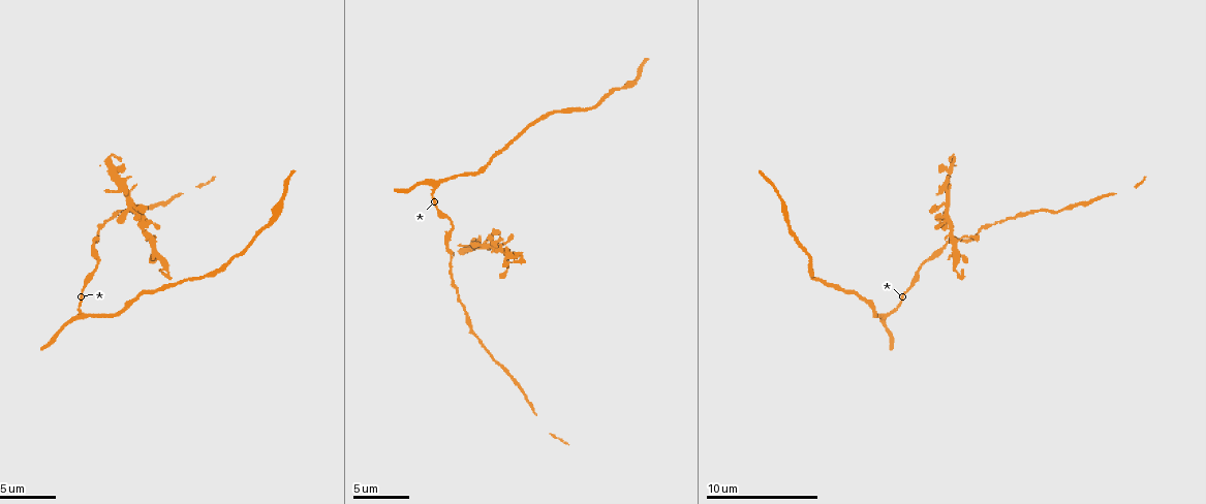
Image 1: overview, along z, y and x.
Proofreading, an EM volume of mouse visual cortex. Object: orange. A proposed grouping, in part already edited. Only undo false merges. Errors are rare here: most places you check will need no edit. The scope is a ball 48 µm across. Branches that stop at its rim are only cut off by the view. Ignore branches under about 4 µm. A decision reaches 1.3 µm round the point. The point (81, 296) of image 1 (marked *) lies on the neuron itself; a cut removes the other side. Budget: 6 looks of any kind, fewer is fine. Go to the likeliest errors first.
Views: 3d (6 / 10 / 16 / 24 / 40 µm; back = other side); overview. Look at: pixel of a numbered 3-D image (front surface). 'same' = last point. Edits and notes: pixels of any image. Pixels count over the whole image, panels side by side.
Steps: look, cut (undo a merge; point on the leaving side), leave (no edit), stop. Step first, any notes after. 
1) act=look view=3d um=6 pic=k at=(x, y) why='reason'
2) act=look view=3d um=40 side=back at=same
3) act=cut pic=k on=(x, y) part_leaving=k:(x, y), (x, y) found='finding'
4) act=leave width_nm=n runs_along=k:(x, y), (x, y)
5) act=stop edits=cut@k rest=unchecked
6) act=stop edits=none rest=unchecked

act=look view=3d um=10 pic=1 at=(133, 204) why='four or more arms meet'

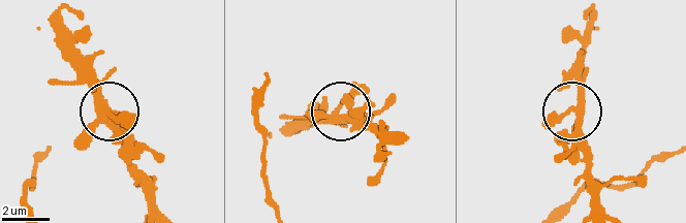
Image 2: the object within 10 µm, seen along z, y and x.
act=leave side_arm_um=6 found='all the same neuron'

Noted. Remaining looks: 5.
act=look view=3d um=10 pic=1 at=(624, 85) why='thick turns thin'

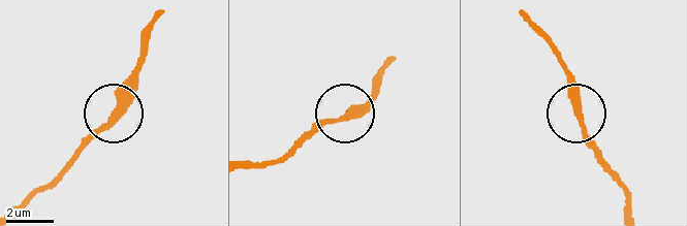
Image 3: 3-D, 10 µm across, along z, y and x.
act=leave runs_along=3:(21, 211), (110, 122), (139, 53) found='all the same neuron'

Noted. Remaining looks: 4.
act=look view=3d um=10 pic=1 at=(519, 253) why='thick turns thin'

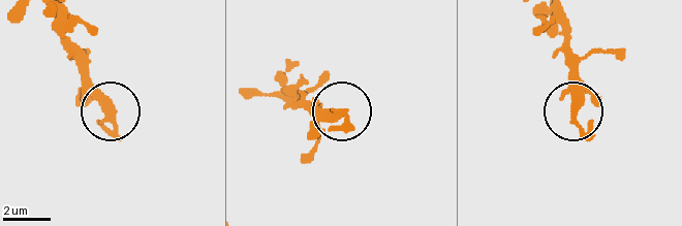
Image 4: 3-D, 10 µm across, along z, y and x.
act=leave found='all the same neuron'

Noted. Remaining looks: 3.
act=stop edits=none rest=unchecked

